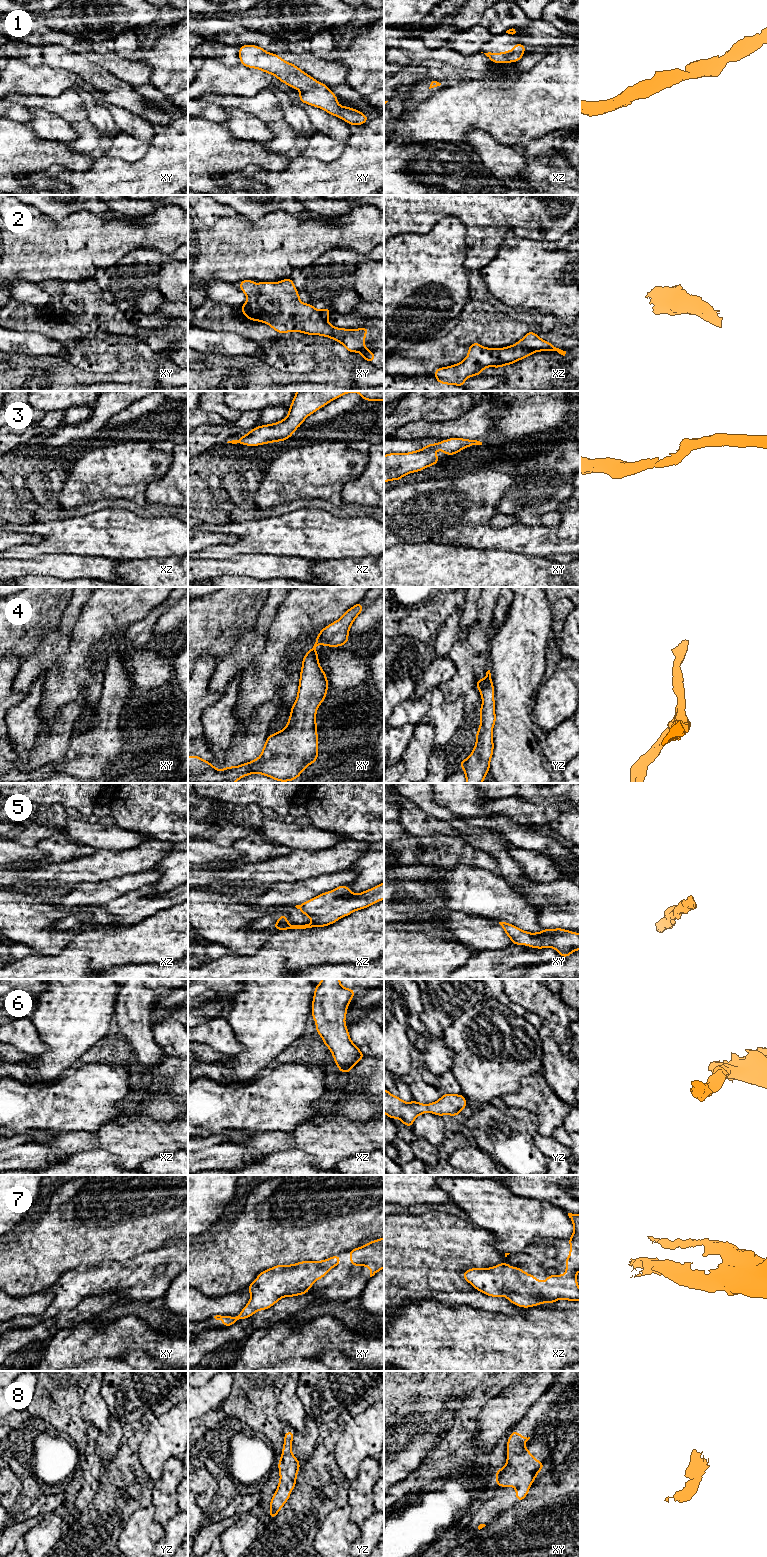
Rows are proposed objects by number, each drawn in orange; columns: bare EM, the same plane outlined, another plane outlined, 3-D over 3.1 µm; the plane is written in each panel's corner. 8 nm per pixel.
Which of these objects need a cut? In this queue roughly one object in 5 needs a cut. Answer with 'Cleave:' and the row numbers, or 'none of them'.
Cleave: none of them

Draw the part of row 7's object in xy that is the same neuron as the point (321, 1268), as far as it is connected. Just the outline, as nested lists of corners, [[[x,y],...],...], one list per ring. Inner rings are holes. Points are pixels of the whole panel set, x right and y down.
[[[340,1254],[319,1262],[302,1261],[264,1270],[247,1287],[251,1298],[237,1317],[216,1315],[214,1318],[222,1320],[223,1327],[229,1327],[237,1320],[249,1318],[259,1310],[272,1307],[282,1297],[307,1294],[315,1280],[325,1277],[332,1267],[339,1265]]]

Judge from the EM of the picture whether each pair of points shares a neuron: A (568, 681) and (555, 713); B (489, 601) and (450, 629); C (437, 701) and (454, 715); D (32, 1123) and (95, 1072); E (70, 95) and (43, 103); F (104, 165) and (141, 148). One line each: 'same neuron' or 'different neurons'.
A: same neuron
B: different neurons
C: same neuron
D: same neuron
E: same neuron
F: different neurons

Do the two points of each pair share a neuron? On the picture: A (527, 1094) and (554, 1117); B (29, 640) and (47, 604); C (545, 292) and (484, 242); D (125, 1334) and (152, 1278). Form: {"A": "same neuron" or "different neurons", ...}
{"A": "same neuron", "B": "same neuron", "C": "different neurons", "D": "different neurons"}

